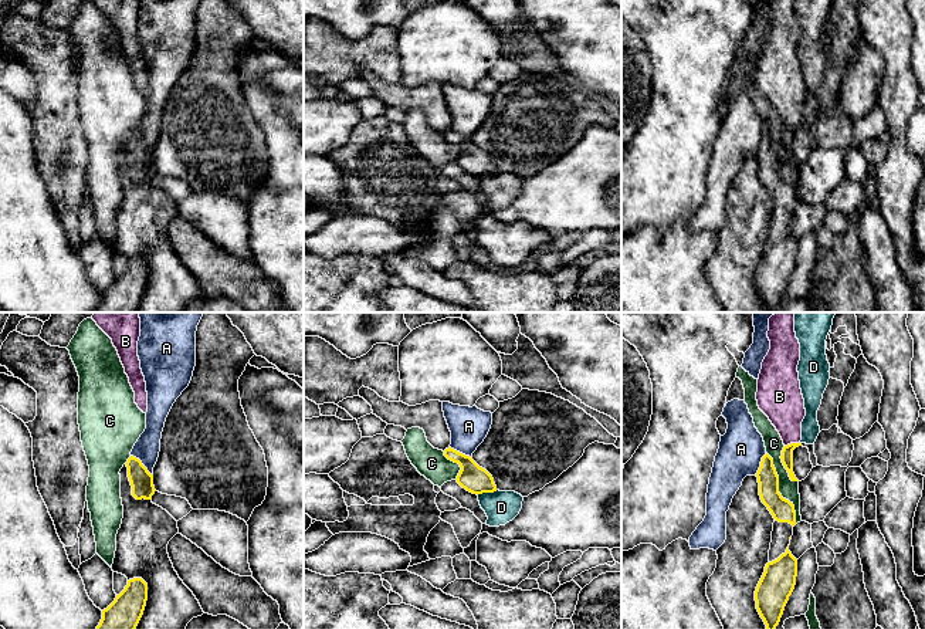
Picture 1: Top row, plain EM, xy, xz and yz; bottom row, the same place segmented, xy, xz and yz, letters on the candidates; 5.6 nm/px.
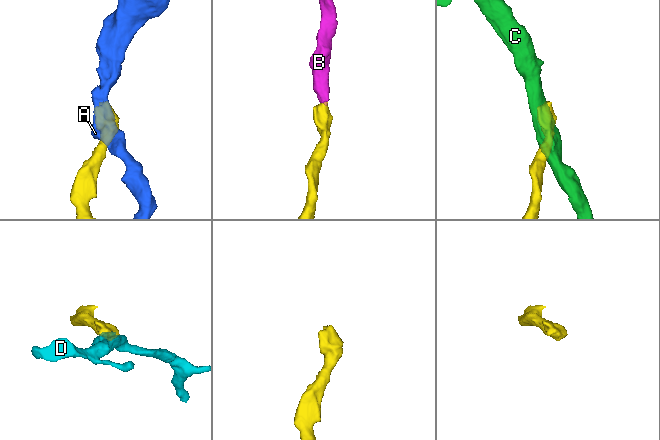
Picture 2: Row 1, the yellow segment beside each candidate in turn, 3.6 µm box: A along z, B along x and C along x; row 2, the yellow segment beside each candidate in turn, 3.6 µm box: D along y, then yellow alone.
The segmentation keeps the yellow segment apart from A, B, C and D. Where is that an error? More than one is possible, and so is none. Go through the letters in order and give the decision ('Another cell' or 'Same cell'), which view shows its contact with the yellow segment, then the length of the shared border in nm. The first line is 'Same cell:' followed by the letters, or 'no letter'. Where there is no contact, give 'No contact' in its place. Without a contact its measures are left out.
Same cell: B
A: Another cell. Touches yellow in xy. Shared border 170 nm
B: Same cell. Touches yellow in yz. Shared border 90 nm
C: Another cell. Touches yellow in yz. Shared border 440 nm
D: Another cell. Touches yellow in xz. Shared border 120 nm

